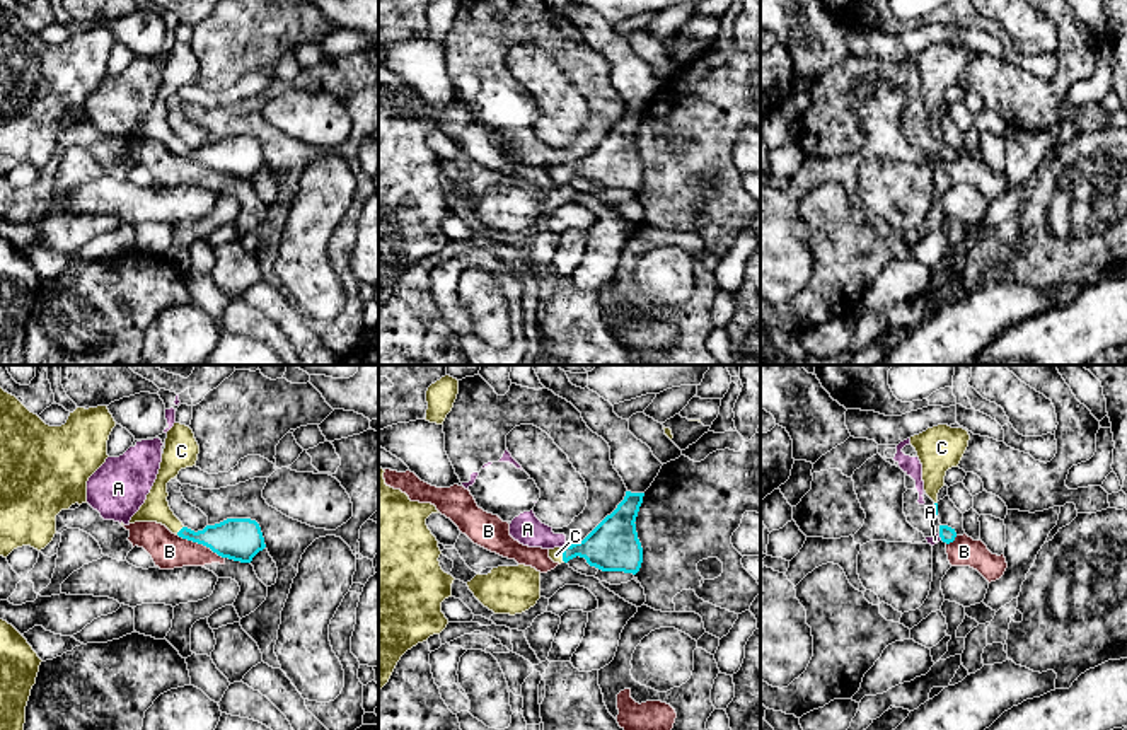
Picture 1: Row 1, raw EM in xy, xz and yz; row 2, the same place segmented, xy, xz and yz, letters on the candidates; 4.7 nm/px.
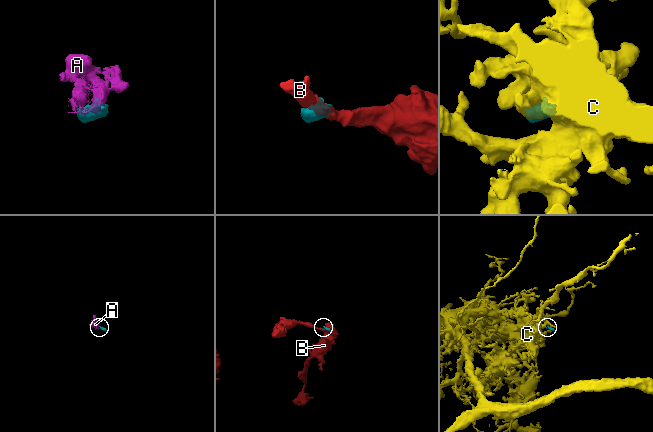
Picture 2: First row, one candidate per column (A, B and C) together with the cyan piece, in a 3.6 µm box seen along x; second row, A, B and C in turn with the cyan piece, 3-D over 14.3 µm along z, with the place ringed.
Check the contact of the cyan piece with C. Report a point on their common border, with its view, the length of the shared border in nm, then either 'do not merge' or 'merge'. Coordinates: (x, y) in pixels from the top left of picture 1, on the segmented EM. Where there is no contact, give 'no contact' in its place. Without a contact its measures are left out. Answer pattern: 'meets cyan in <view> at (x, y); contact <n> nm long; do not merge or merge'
meets cyan in xz at (563, 555); contact 80 nm long; merge

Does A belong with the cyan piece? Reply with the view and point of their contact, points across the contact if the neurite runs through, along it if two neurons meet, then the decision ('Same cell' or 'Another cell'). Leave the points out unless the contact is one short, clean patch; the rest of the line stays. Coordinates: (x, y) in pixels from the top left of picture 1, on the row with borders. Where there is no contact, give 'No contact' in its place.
Touches cyan at xz (563, 546). Boundary: xz (566, 544), (561, 548). Another cell

